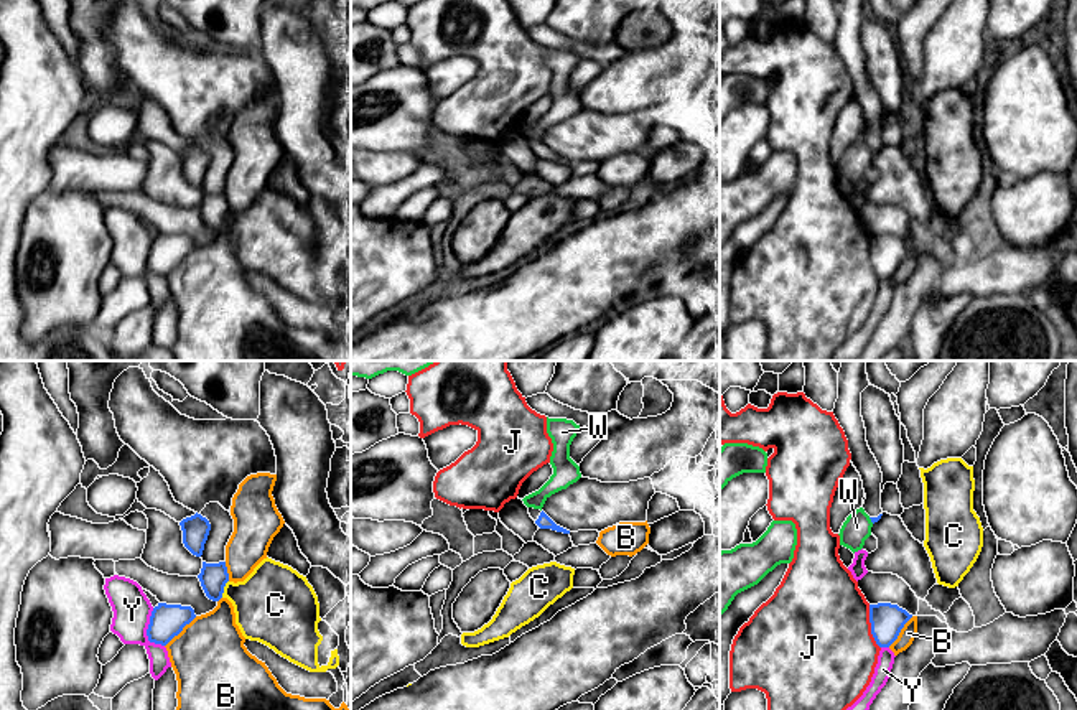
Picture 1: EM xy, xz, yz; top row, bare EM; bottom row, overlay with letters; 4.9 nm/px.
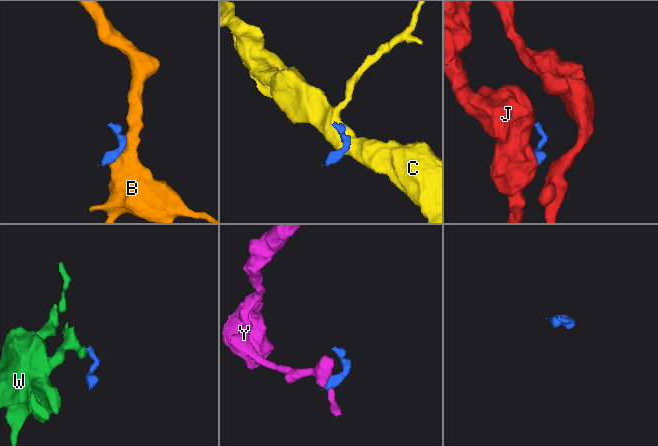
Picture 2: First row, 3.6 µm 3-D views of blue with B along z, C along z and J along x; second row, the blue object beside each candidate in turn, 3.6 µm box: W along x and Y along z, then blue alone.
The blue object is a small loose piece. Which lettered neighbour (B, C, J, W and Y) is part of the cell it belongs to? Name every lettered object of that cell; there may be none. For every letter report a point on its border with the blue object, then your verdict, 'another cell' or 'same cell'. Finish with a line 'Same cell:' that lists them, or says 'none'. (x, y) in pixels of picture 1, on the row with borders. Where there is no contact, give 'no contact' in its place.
B: contact xy (180, 631); another cell
C: contact xy (223, 588); another cell
J: contact yz (871, 626); another cell
W: contact yz (871, 521); another cell
Y: contact xy (147, 631); another cell
Same cell: none

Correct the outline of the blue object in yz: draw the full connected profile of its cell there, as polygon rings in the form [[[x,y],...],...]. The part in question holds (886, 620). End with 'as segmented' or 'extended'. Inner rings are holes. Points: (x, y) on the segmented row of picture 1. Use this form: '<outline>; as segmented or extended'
[[[891,603],[870,605],[871,634],[879,647],[889,647],[904,624],[912,618],[906,610]]]; as segmented

